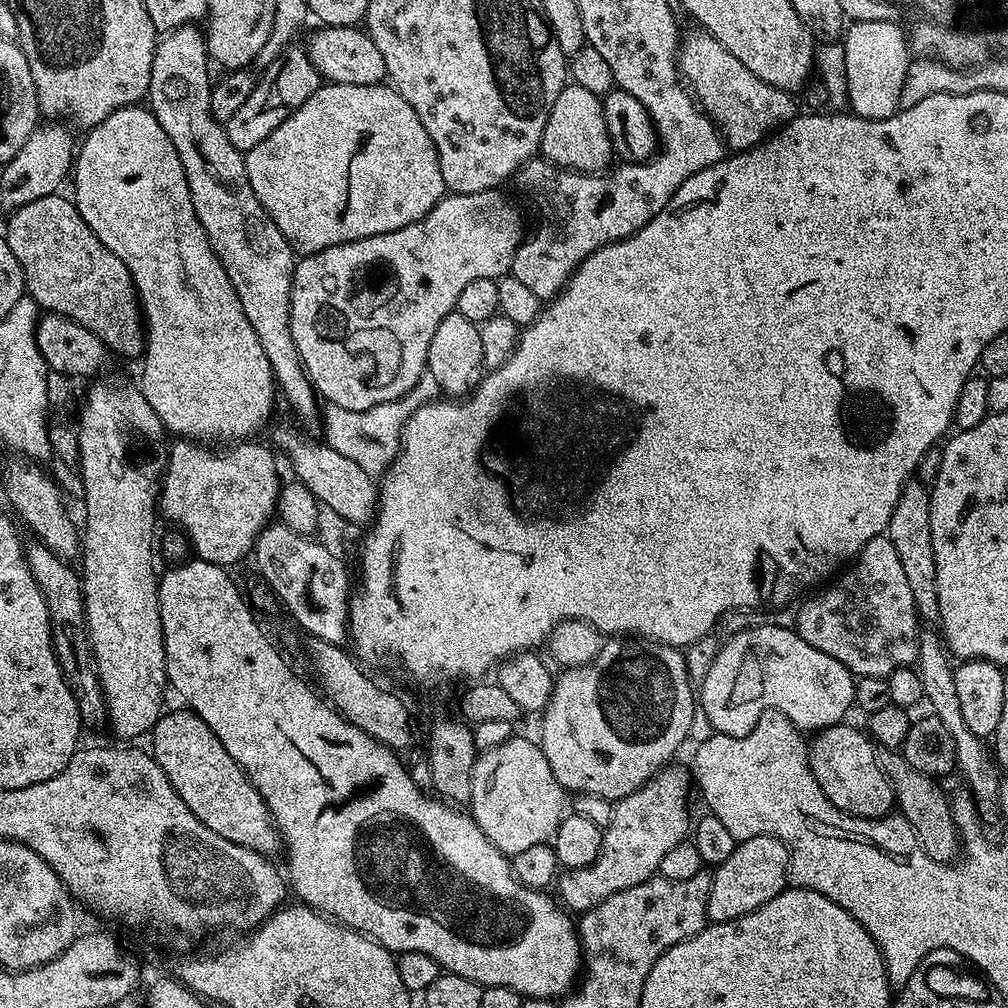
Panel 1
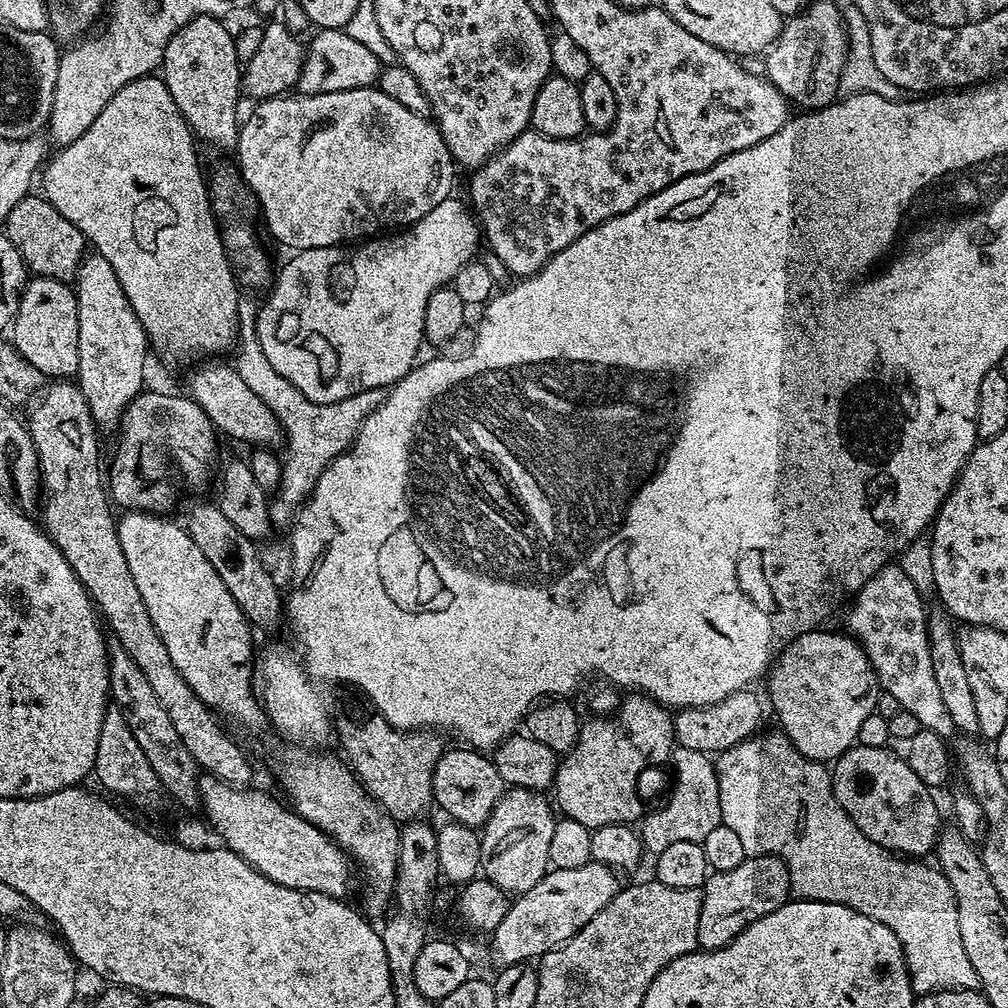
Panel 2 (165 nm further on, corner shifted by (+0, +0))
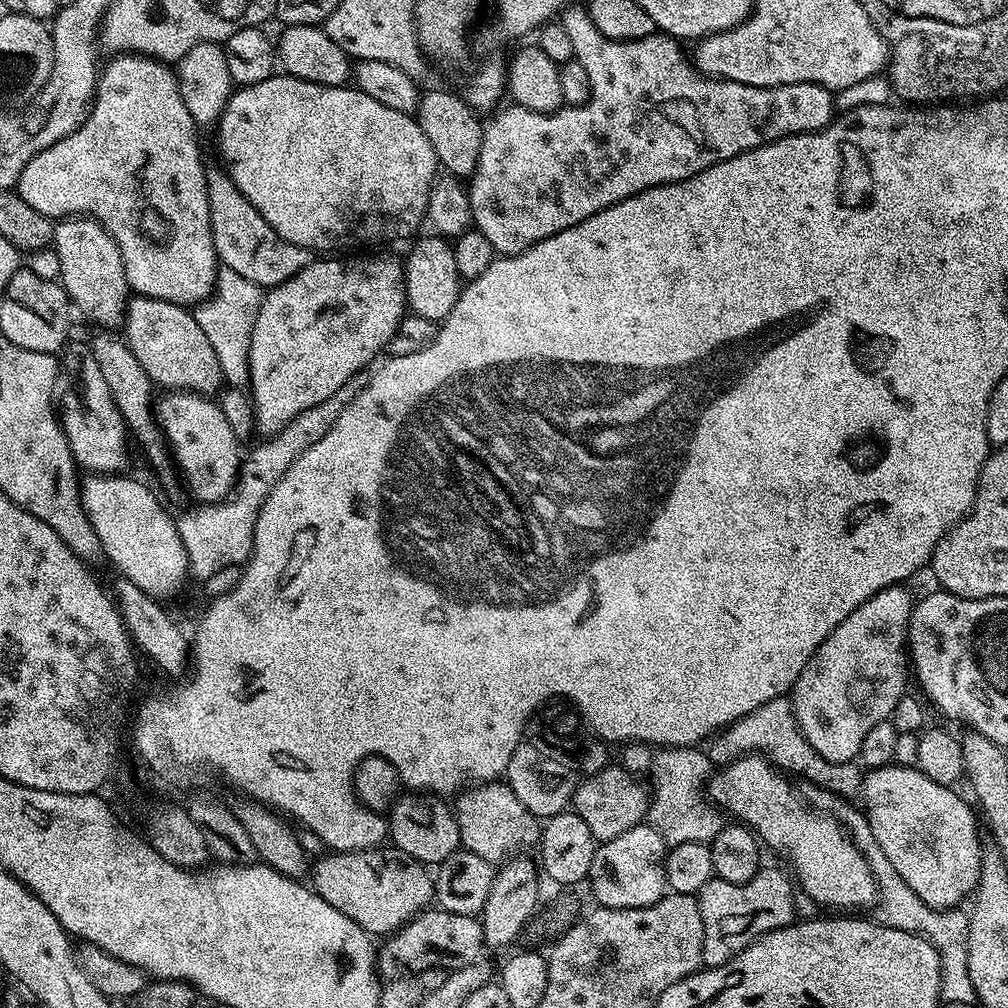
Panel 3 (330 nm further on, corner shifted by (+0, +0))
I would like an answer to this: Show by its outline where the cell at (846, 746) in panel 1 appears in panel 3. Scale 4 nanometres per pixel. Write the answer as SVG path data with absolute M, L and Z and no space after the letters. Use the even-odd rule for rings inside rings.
M895 762L886 765L885 768L871 769L864 776L864 786L862 789L862 801L864 800L862 808L870 822L870 830L874 830L874 842L878 842L882 854L886 854L886 858L890 858L890 866L894 866L894 870L898 870L902 882L906 882L906 886L910 886L910 890L914 890L914 894L918 894L918 898L922 898L922 902L926 902L926 906L941 910L963 905L963 900L965 899L965 903L975 893L976 883L980 877L980 849L982 847L980 830L982 834L982 828L978 823L978 816L974 811L973 805L971 803L968 805L956 791L957 789L955 787L947 784L939 784L938 782L933 782L930 778L926 778L926 774L922 774L919 768L915 766L897 764Z

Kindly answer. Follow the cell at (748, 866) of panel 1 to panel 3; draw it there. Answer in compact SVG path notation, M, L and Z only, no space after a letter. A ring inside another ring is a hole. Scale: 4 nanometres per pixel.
M764 866L761 867L758 874L754 874L754 878L750 878L750 882L745 884L735 884L713 878L710 882L706 882L706 886L702 886L698 899L702 914L702 958L707 967L717 968L730 962L730 958L734 958L739 952L746 950L746 946L759 936L764 936L768 932L793 923L794 917L797 915L796 896L793 881L789 877L788 880L778 869Z

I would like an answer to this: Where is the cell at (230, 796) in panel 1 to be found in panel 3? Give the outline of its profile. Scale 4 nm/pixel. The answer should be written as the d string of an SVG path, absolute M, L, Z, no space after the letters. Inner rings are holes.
M369 846L362 852L332 852L319 857L310 868L312 891L330 902L334 910L342 910L346 918L354 918L362 930L376 938L397 932L434 900L434 880L429 869L394 846L384 847Z

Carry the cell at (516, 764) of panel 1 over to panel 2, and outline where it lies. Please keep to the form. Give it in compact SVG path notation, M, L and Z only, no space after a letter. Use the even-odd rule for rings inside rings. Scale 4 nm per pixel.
M509 787L480 832L480 872L483 879L503 892L519 894L530 890L550 870L550 838L558 816L549 797L547 800L544 796L535 788Z

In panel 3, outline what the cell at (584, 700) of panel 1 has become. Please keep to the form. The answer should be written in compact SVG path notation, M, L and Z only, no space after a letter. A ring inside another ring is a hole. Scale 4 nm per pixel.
M609 766L602 769L600 773L595 773L579 781L571 800L571 807L578 814L578 818L582 818L582 822L586 822L586 826L590 826L590 834L597 842L618 838L618 834L626 834L626 830L645 823L648 814L650 792L647 787L644 789L640 784L643 783L633 776L631 772L627 772L624 767Z

